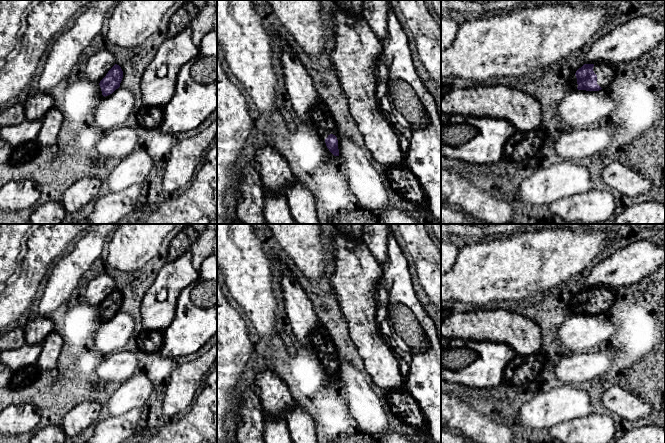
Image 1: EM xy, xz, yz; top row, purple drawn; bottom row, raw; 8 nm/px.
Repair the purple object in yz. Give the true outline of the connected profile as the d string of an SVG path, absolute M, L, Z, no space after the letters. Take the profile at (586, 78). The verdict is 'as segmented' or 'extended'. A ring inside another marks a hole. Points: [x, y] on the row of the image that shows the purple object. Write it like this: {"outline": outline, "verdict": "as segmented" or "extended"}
{"outline": "M605 62L584 64L570 77L570 83L577 83L578 90L599 91L610 85L617 68Z", "verdict": "extended"}

